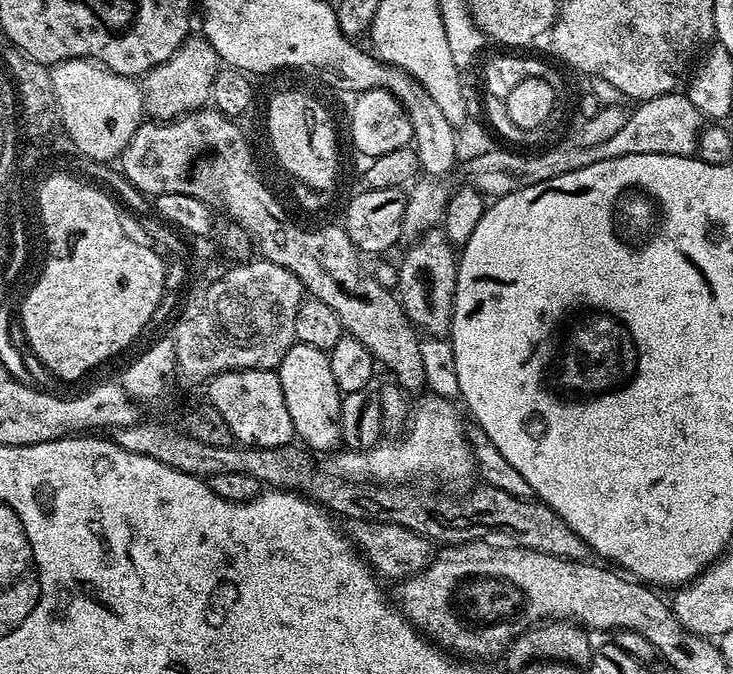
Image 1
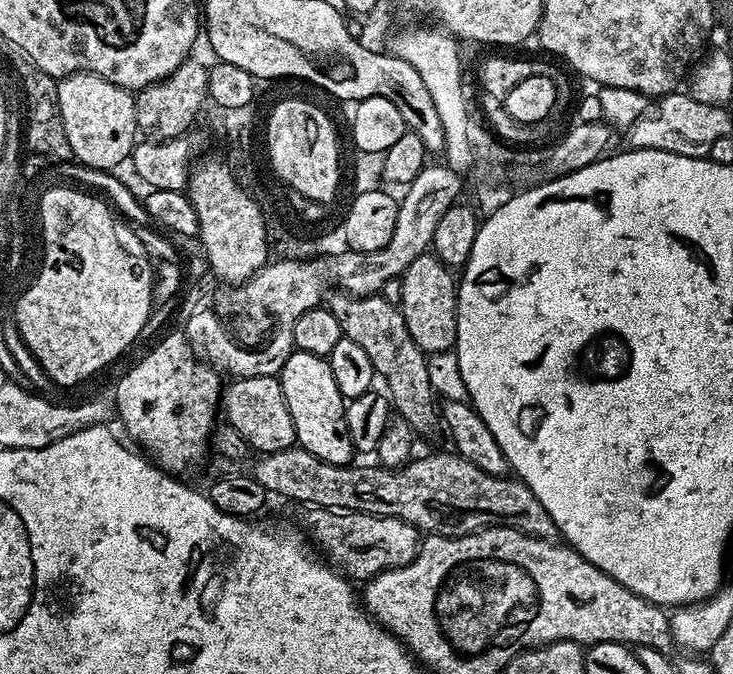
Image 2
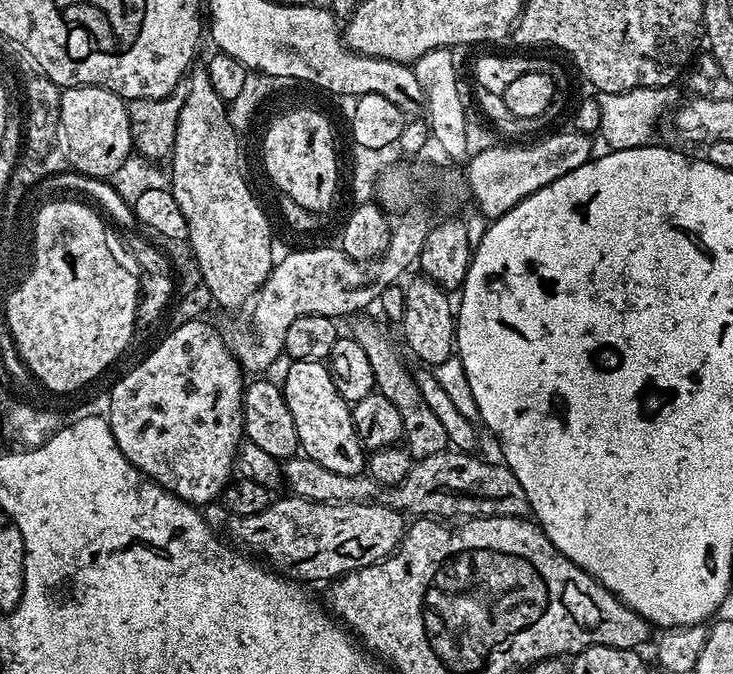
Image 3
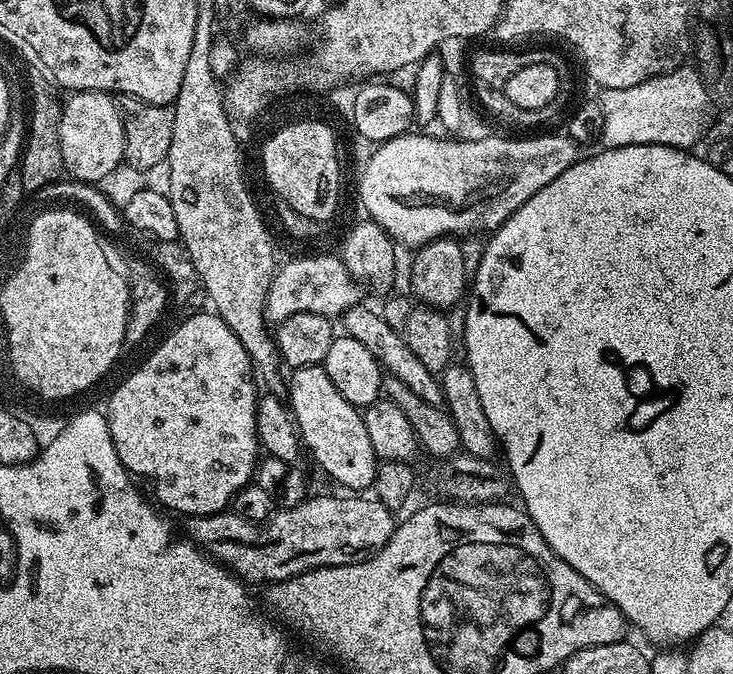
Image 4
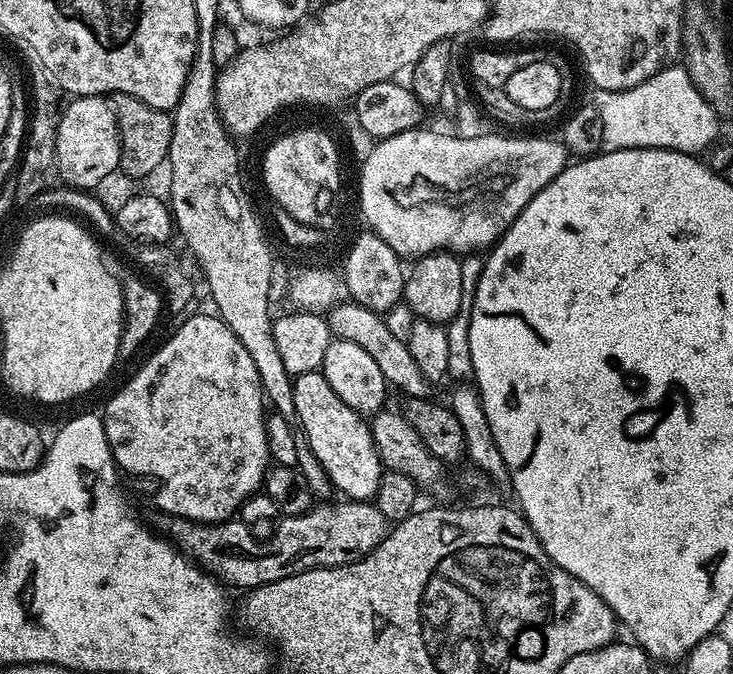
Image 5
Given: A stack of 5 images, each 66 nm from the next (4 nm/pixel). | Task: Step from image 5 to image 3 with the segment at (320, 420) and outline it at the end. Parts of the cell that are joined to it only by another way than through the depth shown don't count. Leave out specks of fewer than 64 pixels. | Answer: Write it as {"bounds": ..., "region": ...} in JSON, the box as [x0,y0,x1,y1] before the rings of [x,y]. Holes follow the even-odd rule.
{"bounds":[282,360,366,475],"region":[[[294,360],[287,366],[282,387],[286,406],[290,406],[290,414],[294,414],[303,455],[326,466],[326,470],[334,470],[334,474],[361,475],[366,468],[366,449],[354,430],[352,409],[342,394],[338,394],[338,386],[334,386],[327,363]]]}

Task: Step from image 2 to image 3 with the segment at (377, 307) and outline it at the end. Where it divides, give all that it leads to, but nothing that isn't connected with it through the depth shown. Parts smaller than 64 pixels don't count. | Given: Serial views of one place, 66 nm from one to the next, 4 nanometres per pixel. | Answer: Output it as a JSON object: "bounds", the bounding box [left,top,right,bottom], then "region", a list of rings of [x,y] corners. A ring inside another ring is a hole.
{"bounds":[350,315,449,460],"region":[[[357,315],[351,321],[353,324],[350,336],[358,342],[358,346],[362,346],[362,350],[366,350],[366,358],[370,358],[370,370],[374,370],[376,383],[375,391],[382,393],[397,408],[398,414],[402,414],[403,443],[416,460],[425,460],[430,454],[445,451],[449,447],[446,430],[442,427],[442,422],[438,422],[438,417],[432,413],[430,406],[426,406],[426,402],[421,398],[413,369],[408,369],[399,360],[400,352],[392,341],[392,328],[383,319],[375,320],[368,315]]]}

